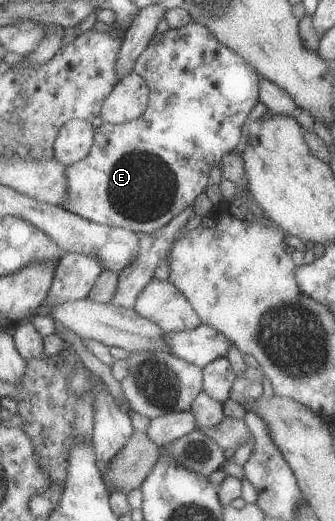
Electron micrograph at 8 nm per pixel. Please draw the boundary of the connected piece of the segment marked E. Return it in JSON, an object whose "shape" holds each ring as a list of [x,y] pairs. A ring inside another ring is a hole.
{"shape":[[[197,22],[157,34],[136,62],[135,71],[150,84],[149,109],[133,122],[105,123],[97,128],[91,155],[67,169],[69,201],[63,207],[103,225],[150,234],[163,229],[191,207],[189,203],[193,203],[209,183],[209,169],[221,163],[225,155],[240,143],[243,125],[249,122],[247,117],[253,105],[260,101],[259,74],[242,55],[219,43],[210,28]]]}

